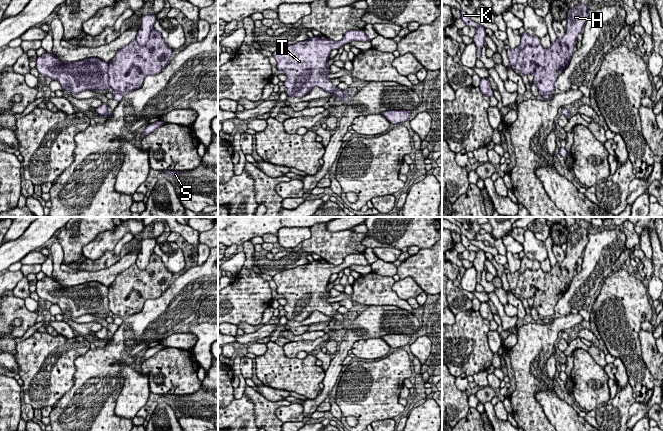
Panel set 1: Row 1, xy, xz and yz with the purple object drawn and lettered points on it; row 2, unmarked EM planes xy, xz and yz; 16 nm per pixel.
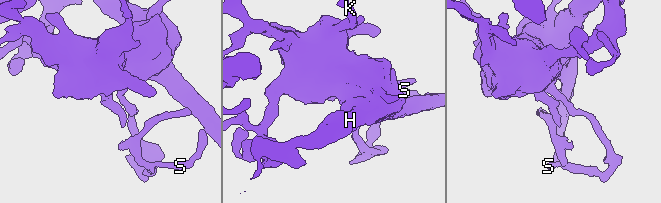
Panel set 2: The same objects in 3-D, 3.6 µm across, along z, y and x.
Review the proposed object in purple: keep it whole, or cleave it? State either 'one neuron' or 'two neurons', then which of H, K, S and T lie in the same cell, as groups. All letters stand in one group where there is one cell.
two neurons; groups H / K S T

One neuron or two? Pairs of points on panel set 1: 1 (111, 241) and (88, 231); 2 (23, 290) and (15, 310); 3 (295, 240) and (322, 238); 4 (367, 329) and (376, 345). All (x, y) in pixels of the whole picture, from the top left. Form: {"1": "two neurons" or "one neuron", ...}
{"1": "two neurons", "2": "two neurons", "3": "two neurons", "4": "two neurons"}

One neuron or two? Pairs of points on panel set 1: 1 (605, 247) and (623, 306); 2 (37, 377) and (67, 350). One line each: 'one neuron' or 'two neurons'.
1: two neurons
2: one neuron

